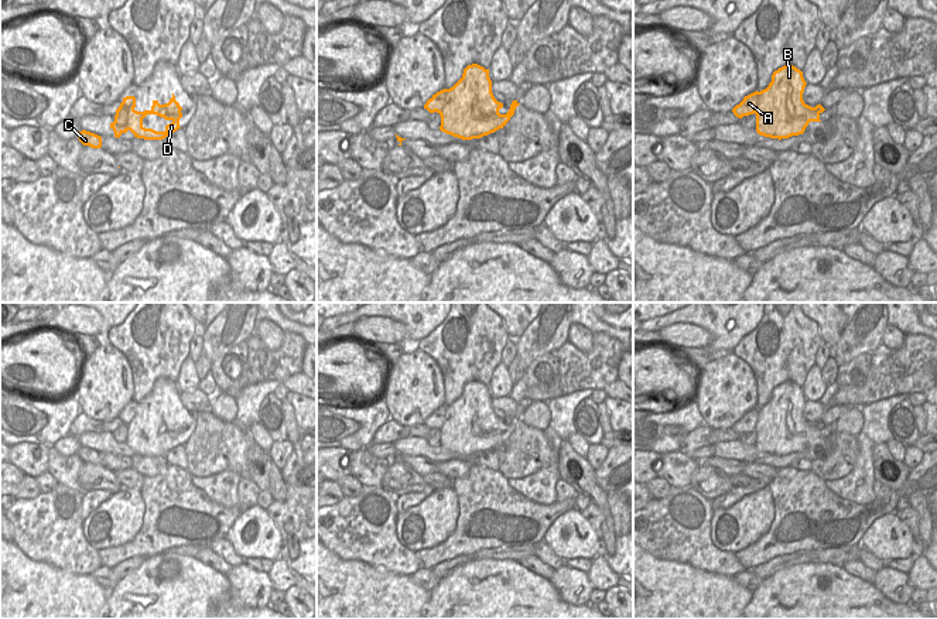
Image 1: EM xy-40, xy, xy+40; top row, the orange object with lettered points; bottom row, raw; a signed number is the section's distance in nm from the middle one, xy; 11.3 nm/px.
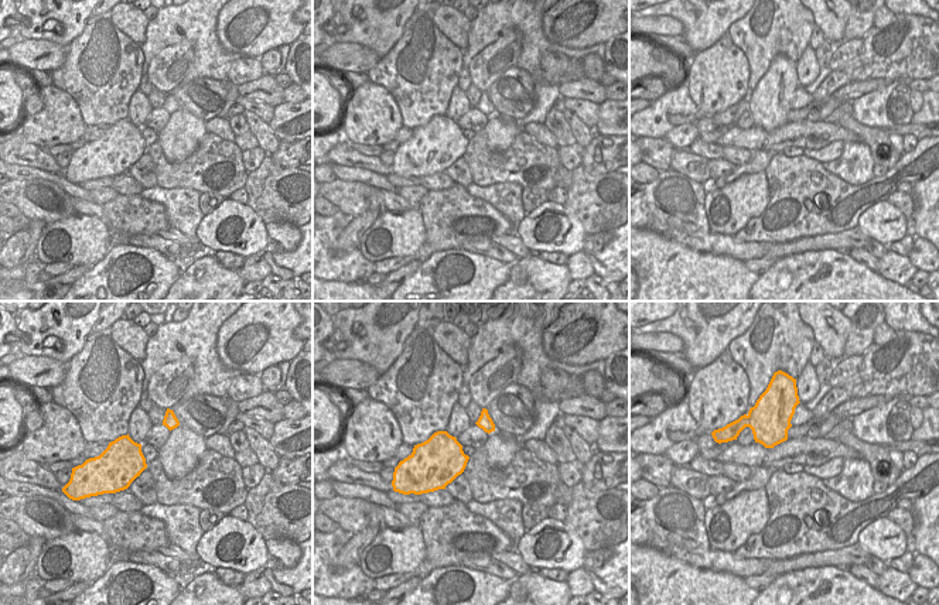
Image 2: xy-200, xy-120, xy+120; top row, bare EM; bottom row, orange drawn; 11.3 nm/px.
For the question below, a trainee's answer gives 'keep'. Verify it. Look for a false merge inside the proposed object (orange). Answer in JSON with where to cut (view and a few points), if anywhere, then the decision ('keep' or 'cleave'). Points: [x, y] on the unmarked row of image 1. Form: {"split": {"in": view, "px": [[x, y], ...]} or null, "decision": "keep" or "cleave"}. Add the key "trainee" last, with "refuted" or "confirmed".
{"split": null, "decision": "keep", "trainee": "confirmed"}

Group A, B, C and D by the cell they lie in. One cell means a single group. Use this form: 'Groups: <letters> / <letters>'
Groups: A B C D

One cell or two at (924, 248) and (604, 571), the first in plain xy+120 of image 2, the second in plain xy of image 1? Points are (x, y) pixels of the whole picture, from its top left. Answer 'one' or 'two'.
one

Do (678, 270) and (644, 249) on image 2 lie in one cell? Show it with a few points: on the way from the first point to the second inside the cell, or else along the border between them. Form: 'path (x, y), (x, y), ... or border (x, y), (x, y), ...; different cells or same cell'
path (669, 270), (665, 270), (652, 257); same cell

